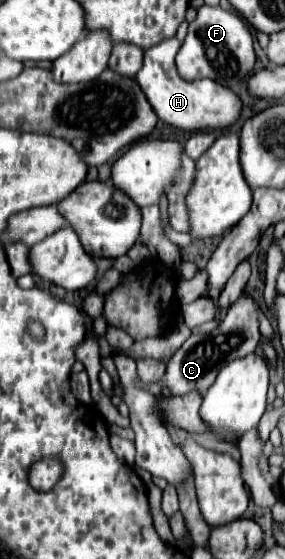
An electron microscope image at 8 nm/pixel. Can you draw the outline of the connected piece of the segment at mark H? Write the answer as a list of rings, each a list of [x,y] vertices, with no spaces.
[[[170,37],[152,49],[144,51],[144,65],[134,77],[140,89],[144,91],[148,103],[156,111],[156,115],[174,125],[182,131],[204,131],[204,129],[222,129],[238,121],[242,103],[240,99],[224,85],[212,81],[212,79],[196,79],[186,81],[180,77],[174,57],[180,49],[180,41],[176,37]]]

